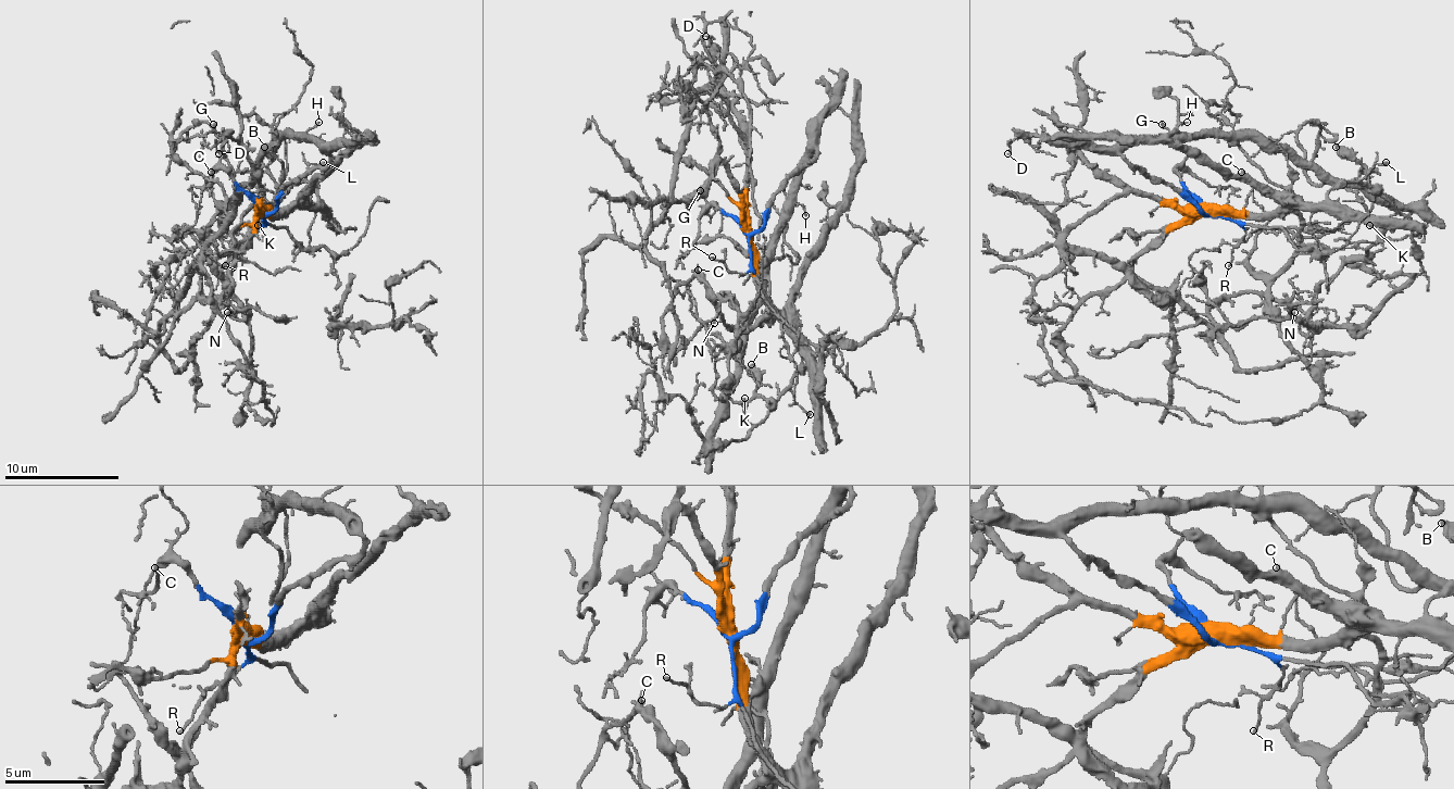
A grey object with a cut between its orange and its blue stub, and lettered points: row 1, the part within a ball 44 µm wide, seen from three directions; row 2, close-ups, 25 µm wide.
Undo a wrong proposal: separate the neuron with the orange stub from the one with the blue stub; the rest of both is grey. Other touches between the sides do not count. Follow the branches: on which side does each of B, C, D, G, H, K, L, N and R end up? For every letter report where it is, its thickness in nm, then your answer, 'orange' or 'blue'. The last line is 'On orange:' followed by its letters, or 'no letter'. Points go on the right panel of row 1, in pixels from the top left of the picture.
B: place (1336, 147); calibre 480 nm; orange
C: place (1241, 172); calibre 110 nm; orange
D: place (1007, 153); calibre 110 nm; orange
G: place (1162, 124); calibre 140 nm; blue
H: place (1187, 122); calibre 120 nm; blue
K: place (1369, 225); calibre 110 nm; orange
L: place (1386, 162); calibre 140 nm; orange
N: place (1294, 312); calibre 130 nm; orange
R: place (1228, 265); calibre 110 nm; blue
On orange: B, C, D, K, L, N

